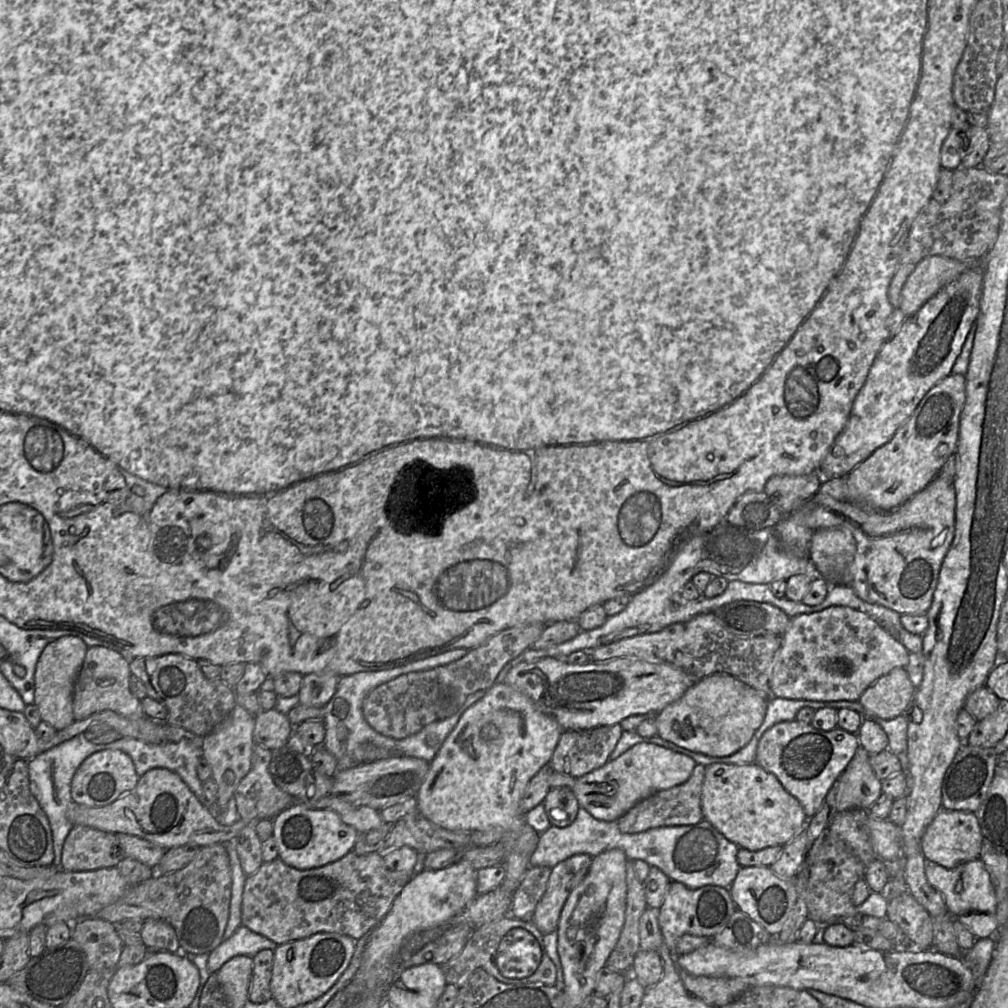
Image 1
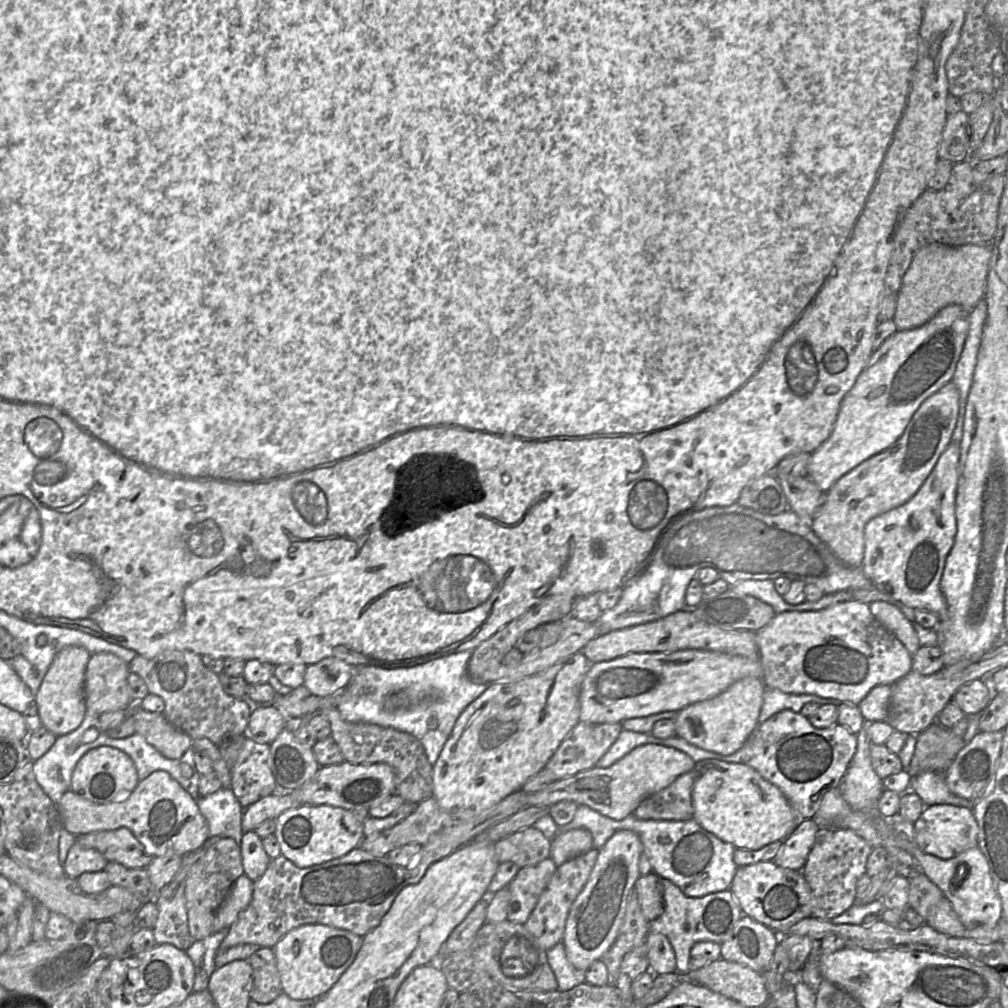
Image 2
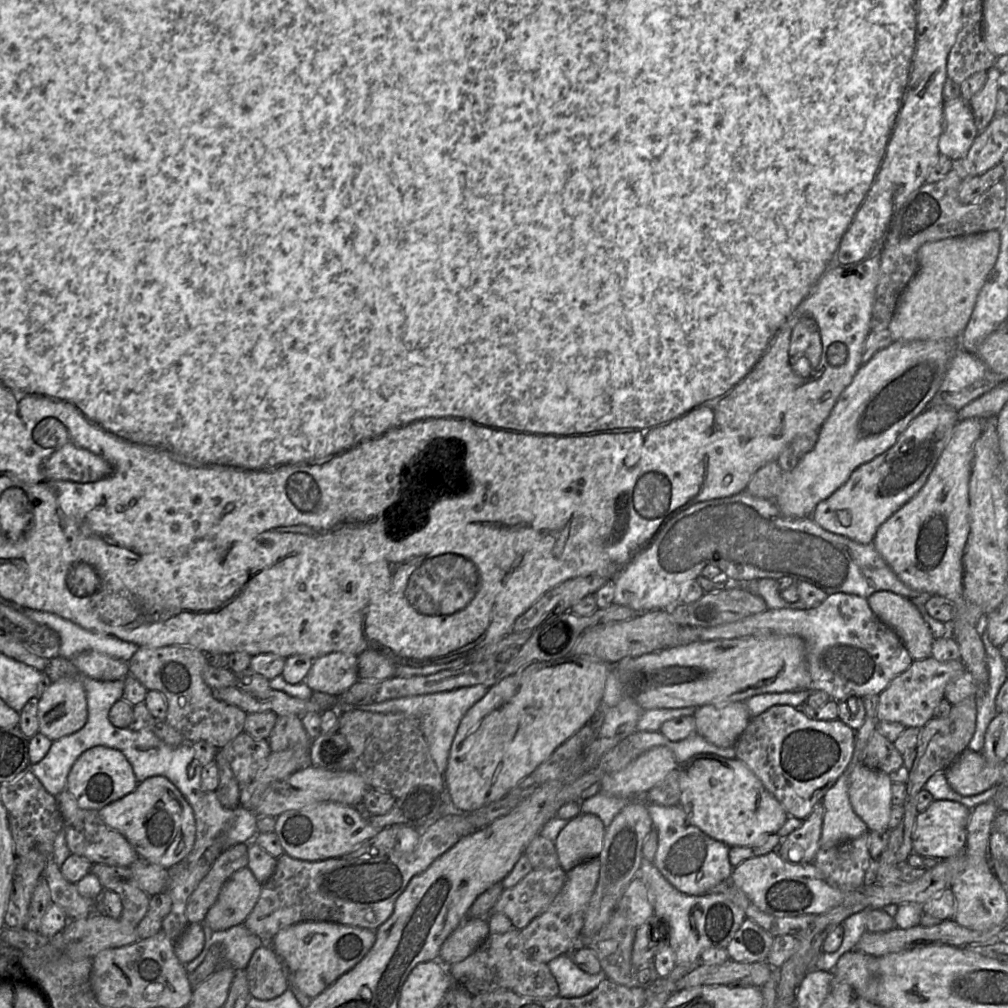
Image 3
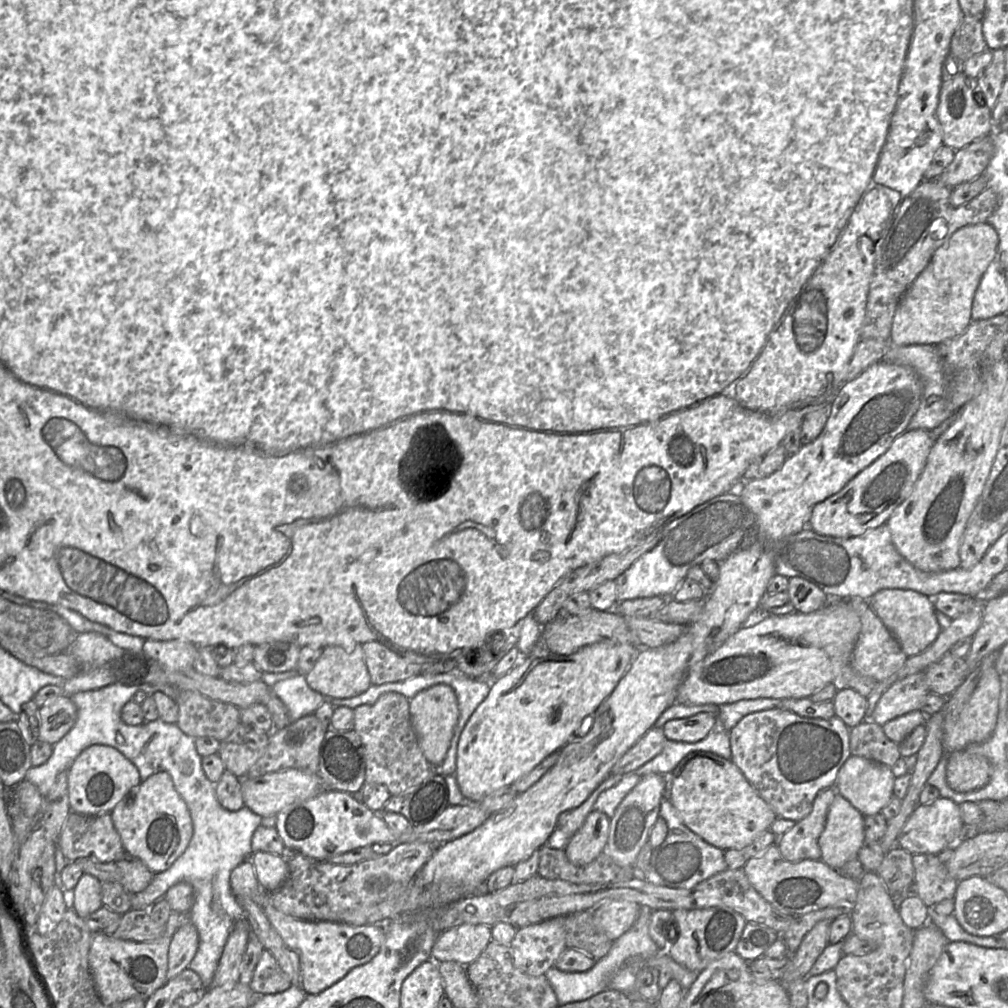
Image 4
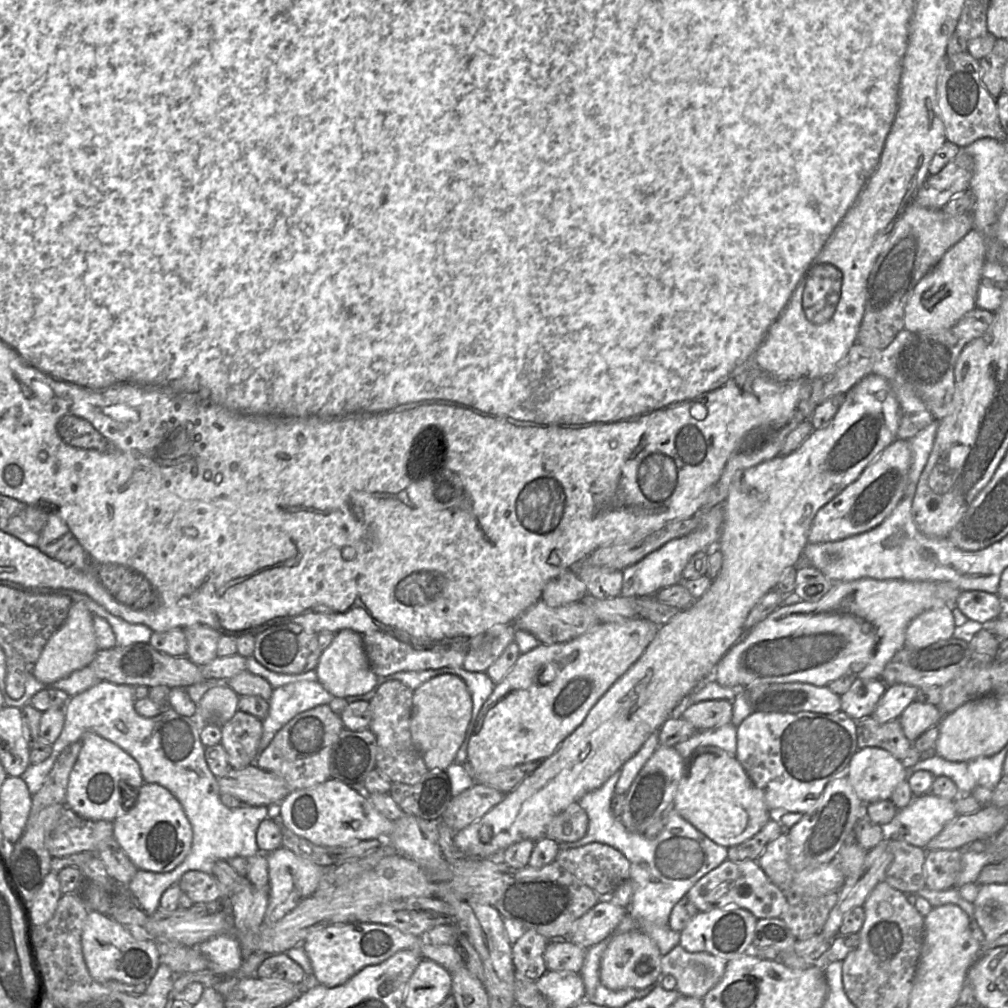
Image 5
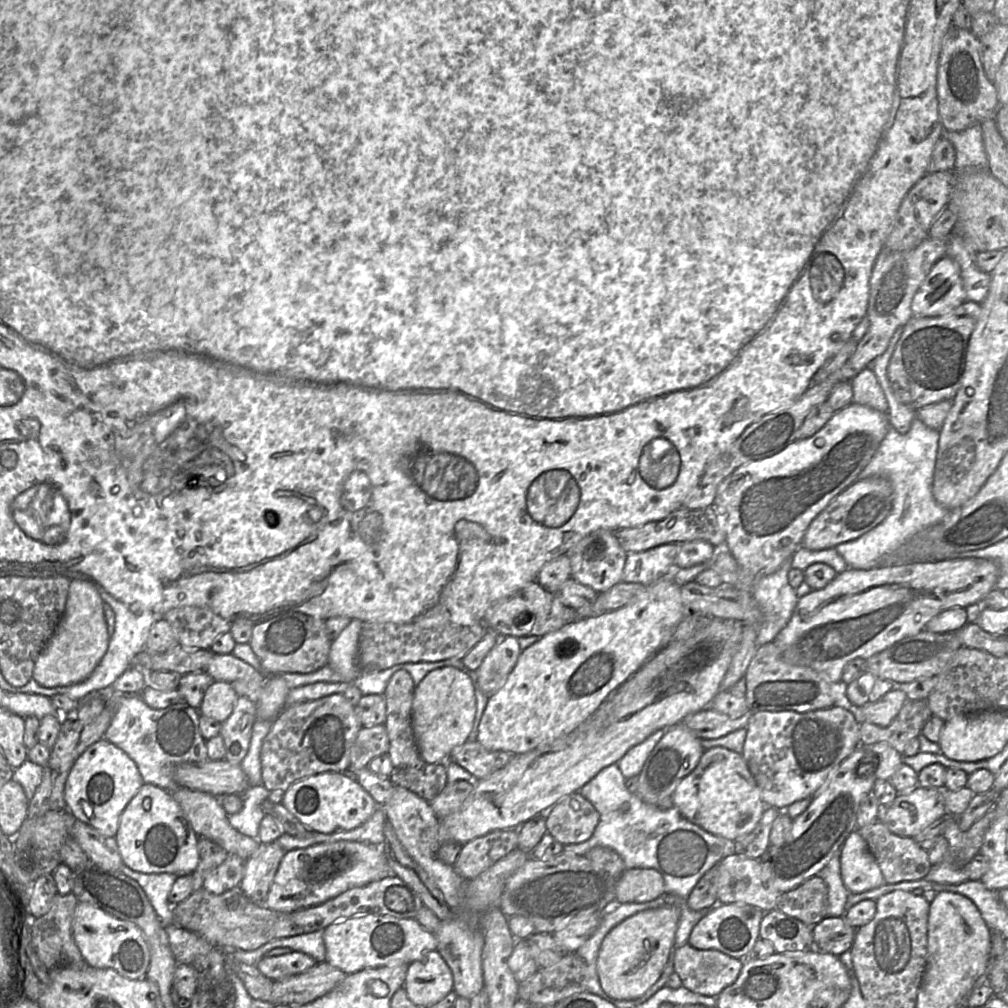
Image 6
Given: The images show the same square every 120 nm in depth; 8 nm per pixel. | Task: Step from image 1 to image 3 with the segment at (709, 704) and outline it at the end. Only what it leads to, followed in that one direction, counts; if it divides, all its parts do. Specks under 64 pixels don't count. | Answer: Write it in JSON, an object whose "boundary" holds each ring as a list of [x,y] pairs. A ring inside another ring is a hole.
{"boundary":[[[745,701],[732,702],[725,706],[704,705],[695,710],[693,717],[696,725],[695,733],[720,748],[734,747],[751,719]]]}

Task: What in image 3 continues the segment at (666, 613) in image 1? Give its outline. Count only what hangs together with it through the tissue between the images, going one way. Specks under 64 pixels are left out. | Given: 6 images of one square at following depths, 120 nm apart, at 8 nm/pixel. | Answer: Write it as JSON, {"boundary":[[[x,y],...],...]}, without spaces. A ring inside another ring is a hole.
{"boundary":[[[746,491],[739,494],[707,500],[689,506],[669,518],[661,527],[653,541],[617,575],[613,603],[629,607],[637,612],[669,609],[680,603],[687,585],[696,579],[706,565],[717,567],[732,583],[744,584],[755,595],[762,597],[770,607],[804,609],[802,602],[787,602],[780,596],[775,579],[789,577],[794,582],[808,583],[828,596],[844,593],[868,598],[877,591],[890,591],[909,599],[920,611],[928,624],[934,639],[945,637],[950,632],[950,624],[934,619],[924,608],[924,603],[932,596],[914,590],[903,583],[878,553],[873,543],[860,544],[847,537],[829,532],[818,526],[811,517],[787,517],[772,500],[753,497]]]}

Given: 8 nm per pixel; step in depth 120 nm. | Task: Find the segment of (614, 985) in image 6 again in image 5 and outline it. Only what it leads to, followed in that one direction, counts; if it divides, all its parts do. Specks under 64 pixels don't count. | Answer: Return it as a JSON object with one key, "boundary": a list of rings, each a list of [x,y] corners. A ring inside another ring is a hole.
{"boundary":[[[640,929],[614,935],[600,963],[601,983],[610,990],[642,989],[661,979],[661,953],[656,943]]]}

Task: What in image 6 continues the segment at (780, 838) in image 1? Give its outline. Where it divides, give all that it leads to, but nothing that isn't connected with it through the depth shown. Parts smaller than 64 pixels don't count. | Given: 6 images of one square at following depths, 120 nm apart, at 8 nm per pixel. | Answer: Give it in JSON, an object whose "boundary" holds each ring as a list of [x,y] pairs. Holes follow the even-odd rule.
{"boundary":[[[724,747],[705,750],[697,766],[672,794],[673,806],[707,832],[735,841],[754,830],[766,808],[760,788],[742,754]]]}

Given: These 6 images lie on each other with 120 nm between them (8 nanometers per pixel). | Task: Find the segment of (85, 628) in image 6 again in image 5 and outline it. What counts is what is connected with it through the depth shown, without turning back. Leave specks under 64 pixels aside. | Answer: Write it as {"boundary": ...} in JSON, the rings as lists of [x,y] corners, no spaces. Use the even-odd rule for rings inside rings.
{"boundary":[[[74,601],[63,625],[47,641],[32,673],[38,681],[52,684],[89,666],[98,650],[93,614],[84,603]]]}

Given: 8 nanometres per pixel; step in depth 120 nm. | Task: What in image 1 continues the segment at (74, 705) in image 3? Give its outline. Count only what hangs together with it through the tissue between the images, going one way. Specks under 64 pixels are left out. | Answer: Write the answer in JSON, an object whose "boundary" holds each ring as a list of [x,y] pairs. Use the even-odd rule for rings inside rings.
{"boundary":[[[63,636],[48,643],[37,661],[34,674],[34,704],[39,710],[42,721],[47,722],[57,731],[75,721],[73,715],[74,684],[88,648],[79,637]]]}

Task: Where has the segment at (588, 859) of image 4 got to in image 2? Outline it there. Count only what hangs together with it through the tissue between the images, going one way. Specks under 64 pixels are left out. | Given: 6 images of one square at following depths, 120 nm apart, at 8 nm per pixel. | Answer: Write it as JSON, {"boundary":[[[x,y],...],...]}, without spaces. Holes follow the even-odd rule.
{"boundary":[[[585,828],[558,833],[551,840],[550,858],[556,866],[593,849],[591,832]]]}

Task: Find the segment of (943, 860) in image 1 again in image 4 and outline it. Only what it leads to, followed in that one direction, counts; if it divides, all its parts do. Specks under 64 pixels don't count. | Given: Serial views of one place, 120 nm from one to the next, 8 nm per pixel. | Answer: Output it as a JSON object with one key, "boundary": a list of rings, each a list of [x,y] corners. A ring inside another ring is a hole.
{"boundary":[[[938,798],[932,803],[919,804],[902,827],[897,846],[914,854],[939,855],[961,840],[963,834],[961,809],[947,798]]]}

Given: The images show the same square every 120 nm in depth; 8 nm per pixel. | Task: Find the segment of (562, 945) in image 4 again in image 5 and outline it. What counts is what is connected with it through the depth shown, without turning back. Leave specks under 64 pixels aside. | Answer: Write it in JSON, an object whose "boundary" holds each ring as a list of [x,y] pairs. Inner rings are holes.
{"boundary":[[[527,929],[512,944],[512,959],[515,978],[535,982],[547,971],[544,962],[544,951],[550,940],[534,930]]]}

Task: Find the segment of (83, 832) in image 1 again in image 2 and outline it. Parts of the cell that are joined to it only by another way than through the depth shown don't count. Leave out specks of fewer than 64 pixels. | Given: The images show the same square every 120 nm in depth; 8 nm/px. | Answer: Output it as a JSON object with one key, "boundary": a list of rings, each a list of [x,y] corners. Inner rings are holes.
{"boundary":[[[78,842],[71,846],[63,864],[65,874],[77,879],[85,872],[98,872],[105,868],[108,860],[96,849],[87,848]]]}

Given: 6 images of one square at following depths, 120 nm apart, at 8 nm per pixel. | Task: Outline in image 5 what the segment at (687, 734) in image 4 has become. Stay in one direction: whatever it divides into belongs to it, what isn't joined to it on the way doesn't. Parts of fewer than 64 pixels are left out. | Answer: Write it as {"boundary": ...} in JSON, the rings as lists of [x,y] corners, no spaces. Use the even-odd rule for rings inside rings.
{"boundary":[[[706,700],[691,705],[676,716],[690,722],[698,731],[713,730],[731,723],[732,702],[728,700]]]}

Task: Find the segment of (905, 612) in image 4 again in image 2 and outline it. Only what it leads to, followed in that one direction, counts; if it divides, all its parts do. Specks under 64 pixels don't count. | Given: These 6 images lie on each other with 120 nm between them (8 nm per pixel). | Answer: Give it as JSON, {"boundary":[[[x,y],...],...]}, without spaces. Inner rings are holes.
{"boundary":[[[874,601],[869,608],[875,618],[892,632],[913,654],[921,647],[912,622],[895,605],[884,601]]]}

